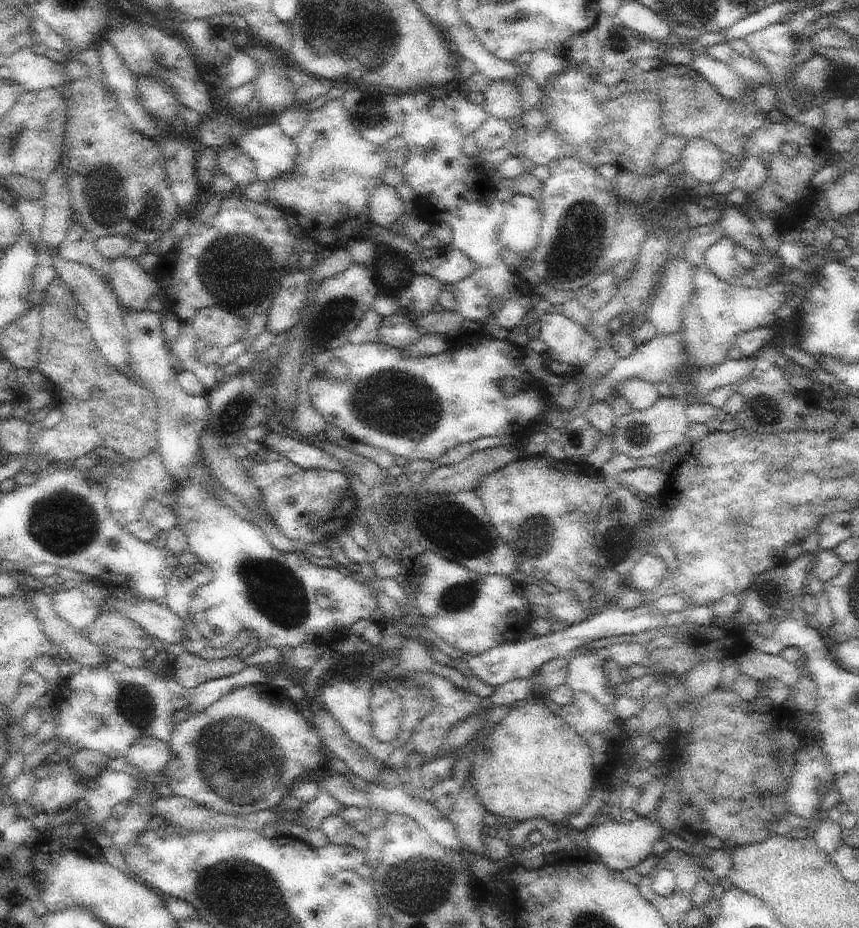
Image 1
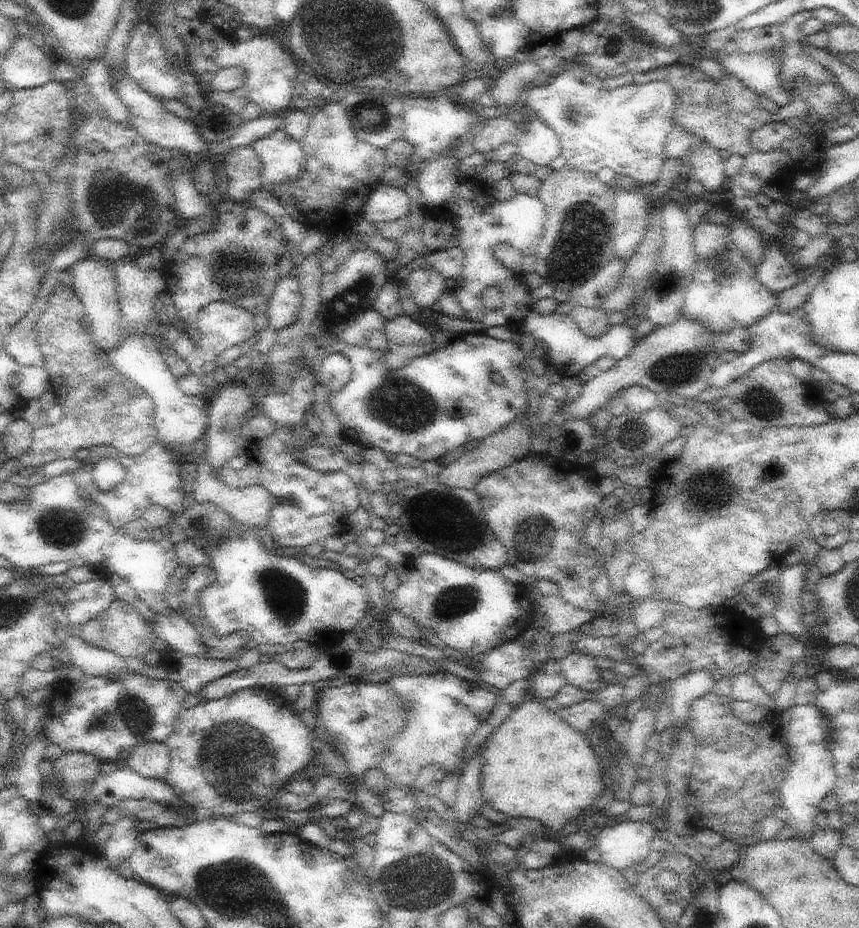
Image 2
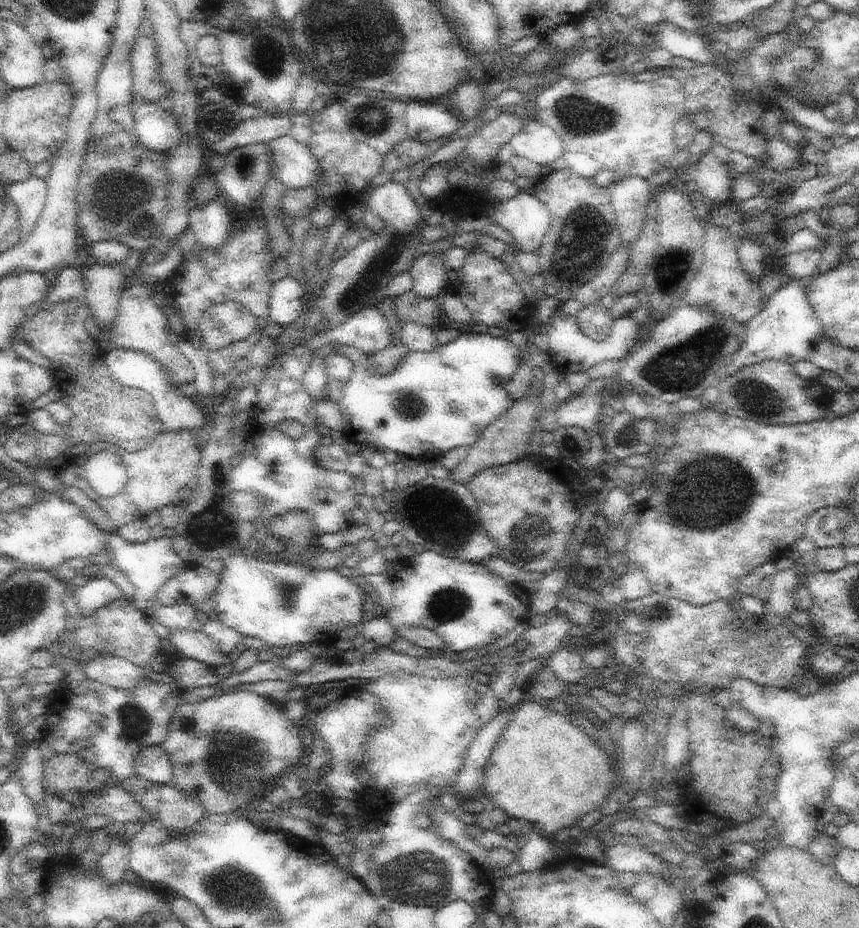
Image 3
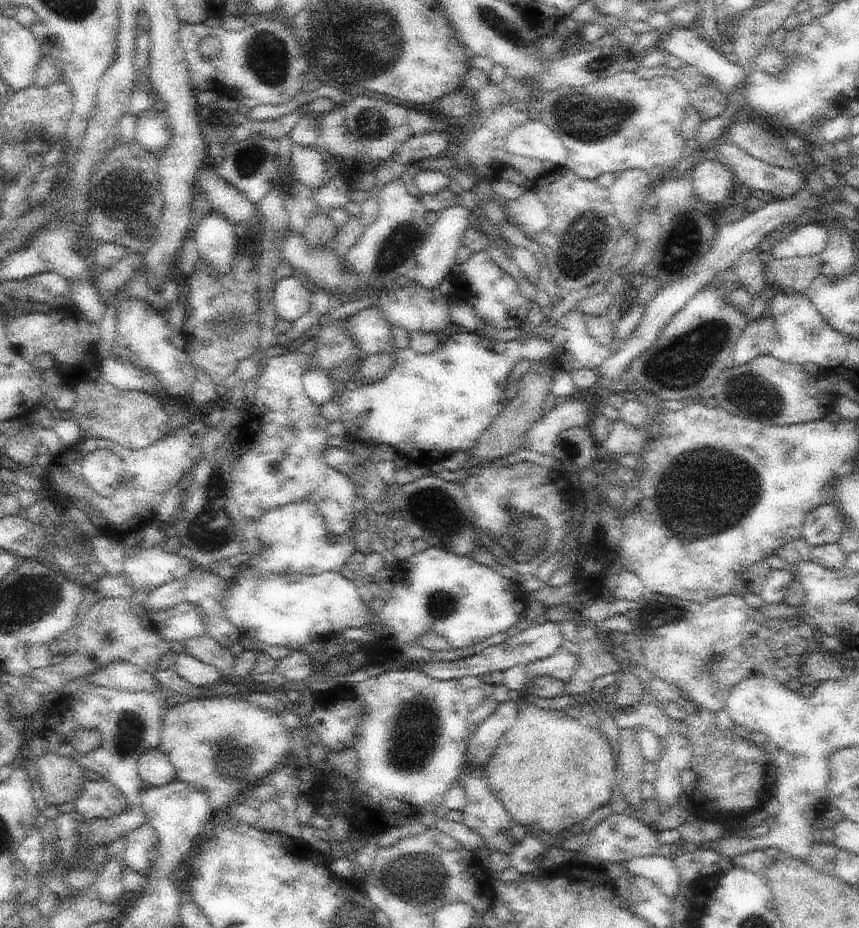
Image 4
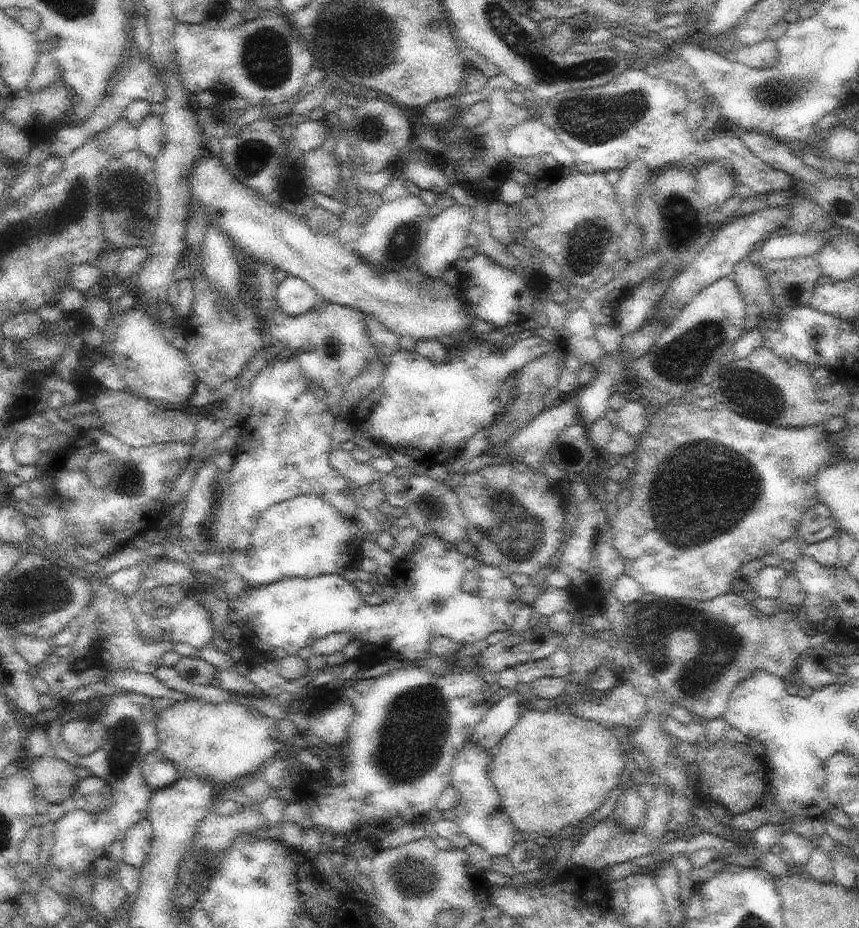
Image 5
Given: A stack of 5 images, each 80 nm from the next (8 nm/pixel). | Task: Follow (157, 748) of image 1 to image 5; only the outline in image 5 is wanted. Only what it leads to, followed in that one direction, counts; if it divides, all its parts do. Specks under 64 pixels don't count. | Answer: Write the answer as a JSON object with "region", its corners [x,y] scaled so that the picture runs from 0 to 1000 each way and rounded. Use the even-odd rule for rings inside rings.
{"region":[[[185,806],[170,814],[164,831],[177,853],[197,848],[212,837],[203,822]]]}

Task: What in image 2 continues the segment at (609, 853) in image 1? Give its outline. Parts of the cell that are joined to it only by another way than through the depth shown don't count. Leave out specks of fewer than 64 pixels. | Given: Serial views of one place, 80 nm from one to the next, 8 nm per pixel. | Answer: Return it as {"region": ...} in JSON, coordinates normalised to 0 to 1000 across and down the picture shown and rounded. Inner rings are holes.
{"region":[[[733,883],[697,891],[693,911],[708,933],[721,939],[737,936],[757,920],[765,897],[757,885]]]}

